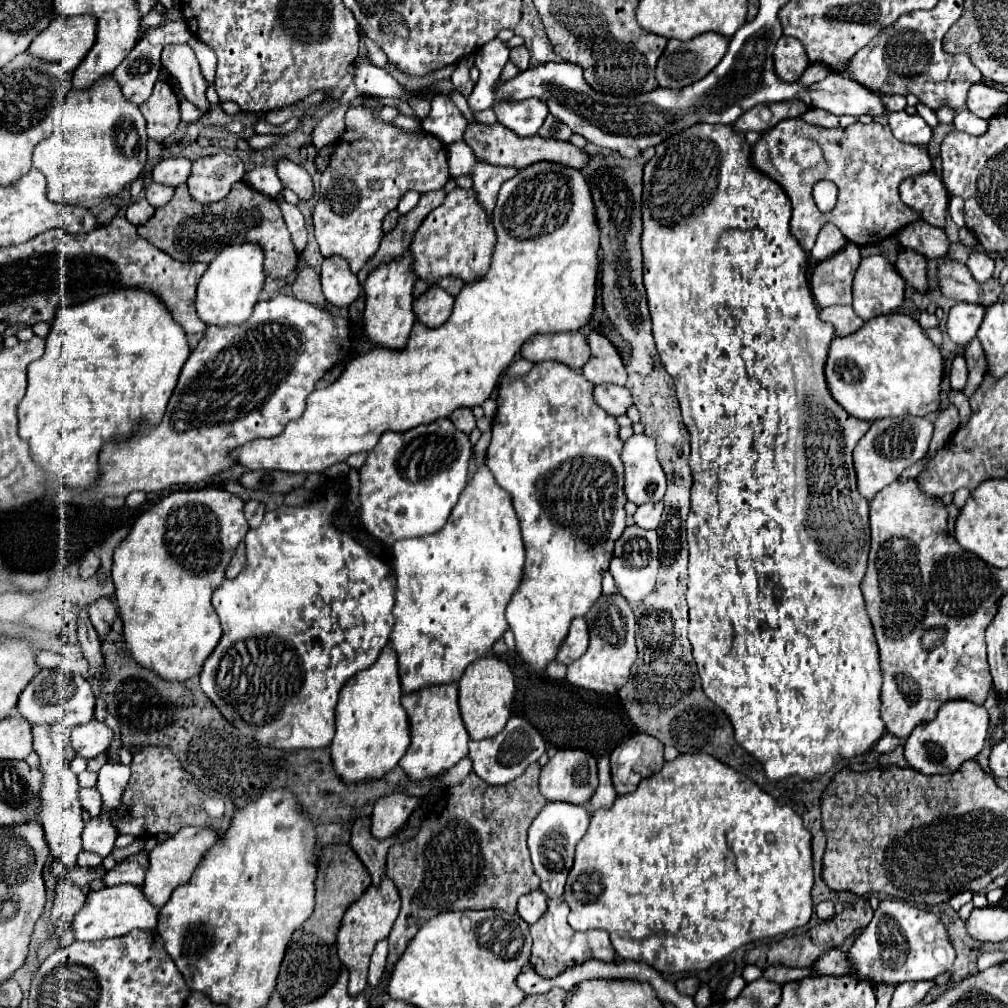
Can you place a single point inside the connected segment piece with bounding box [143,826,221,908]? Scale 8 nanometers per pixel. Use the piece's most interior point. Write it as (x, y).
(171, 864)

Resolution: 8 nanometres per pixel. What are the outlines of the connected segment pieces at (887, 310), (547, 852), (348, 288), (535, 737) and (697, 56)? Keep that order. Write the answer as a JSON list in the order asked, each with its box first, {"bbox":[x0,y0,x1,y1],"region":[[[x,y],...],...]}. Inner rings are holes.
[{"bbox":[853,256,905,320],"region":[[[883,256],[863,258],[853,280],[853,310],[863,320],[891,314],[903,302],[905,280]]]},{"bbox":[529,802,589,898],"region":[[[547,802],[547,806],[539,812],[529,828],[529,850],[535,866],[535,874],[541,878],[541,890],[549,898],[563,896],[565,880],[571,872],[571,864],[575,858],[575,846],[583,838],[589,826],[589,814],[585,806],[575,806],[567,802]]]},{"bbox":[321,256,361,308],"region":[[[341,256],[325,258],[321,266],[321,286],[327,302],[335,308],[349,308],[361,292],[357,276],[349,270],[347,260]]]},{"bbox":[469,716,545,784],"region":[[[511,716],[505,730],[493,738],[485,740],[471,740],[469,742],[469,758],[473,760],[473,772],[479,774],[487,784],[507,784],[521,776],[525,768],[541,758],[545,752],[545,742],[541,734],[519,716]]]},{"bbox":[655,32,729,88],"region":[[[715,32],[697,36],[697,38],[687,40],[687,42],[669,40],[663,56],[657,62],[657,74],[655,76],[657,76],[659,86],[663,86],[663,88],[685,88],[685,86],[701,80],[721,62],[721,58],[725,56],[727,44],[729,44],[729,38],[719,36]]]}]

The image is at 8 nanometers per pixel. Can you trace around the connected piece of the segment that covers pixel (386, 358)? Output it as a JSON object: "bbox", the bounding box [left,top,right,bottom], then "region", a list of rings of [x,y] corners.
{"bbox":[233,164,599,474],"region":[[[531,164],[501,186],[491,222],[497,232],[491,270],[481,282],[463,286],[455,298],[453,312],[443,326],[429,330],[423,324],[415,324],[403,352],[373,348],[371,352],[353,358],[337,382],[307,396],[307,408],[299,420],[287,424],[275,438],[253,440],[237,448],[233,454],[235,460],[249,470],[263,468],[321,474],[333,464],[345,462],[355,452],[373,450],[379,436],[387,430],[405,432],[419,424],[431,424],[445,418],[457,408],[481,406],[495,390],[501,374],[519,354],[521,344],[531,336],[577,332],[587,326],[597,296],[599,226],[595,220],[595,202],[591,200],[591,188],[585,176],[563,164]]]}

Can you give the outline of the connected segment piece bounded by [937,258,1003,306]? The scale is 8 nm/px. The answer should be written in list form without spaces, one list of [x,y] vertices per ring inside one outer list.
[[[939,258],[937,260],[937,278],[939,290],[943,296],[953,300],[965,300],[981,306],[989,306],[997,300],[999,292],[1003,290],[997,280],[987,284],[979,284],[969,272],[967,266],[953,258]]]

